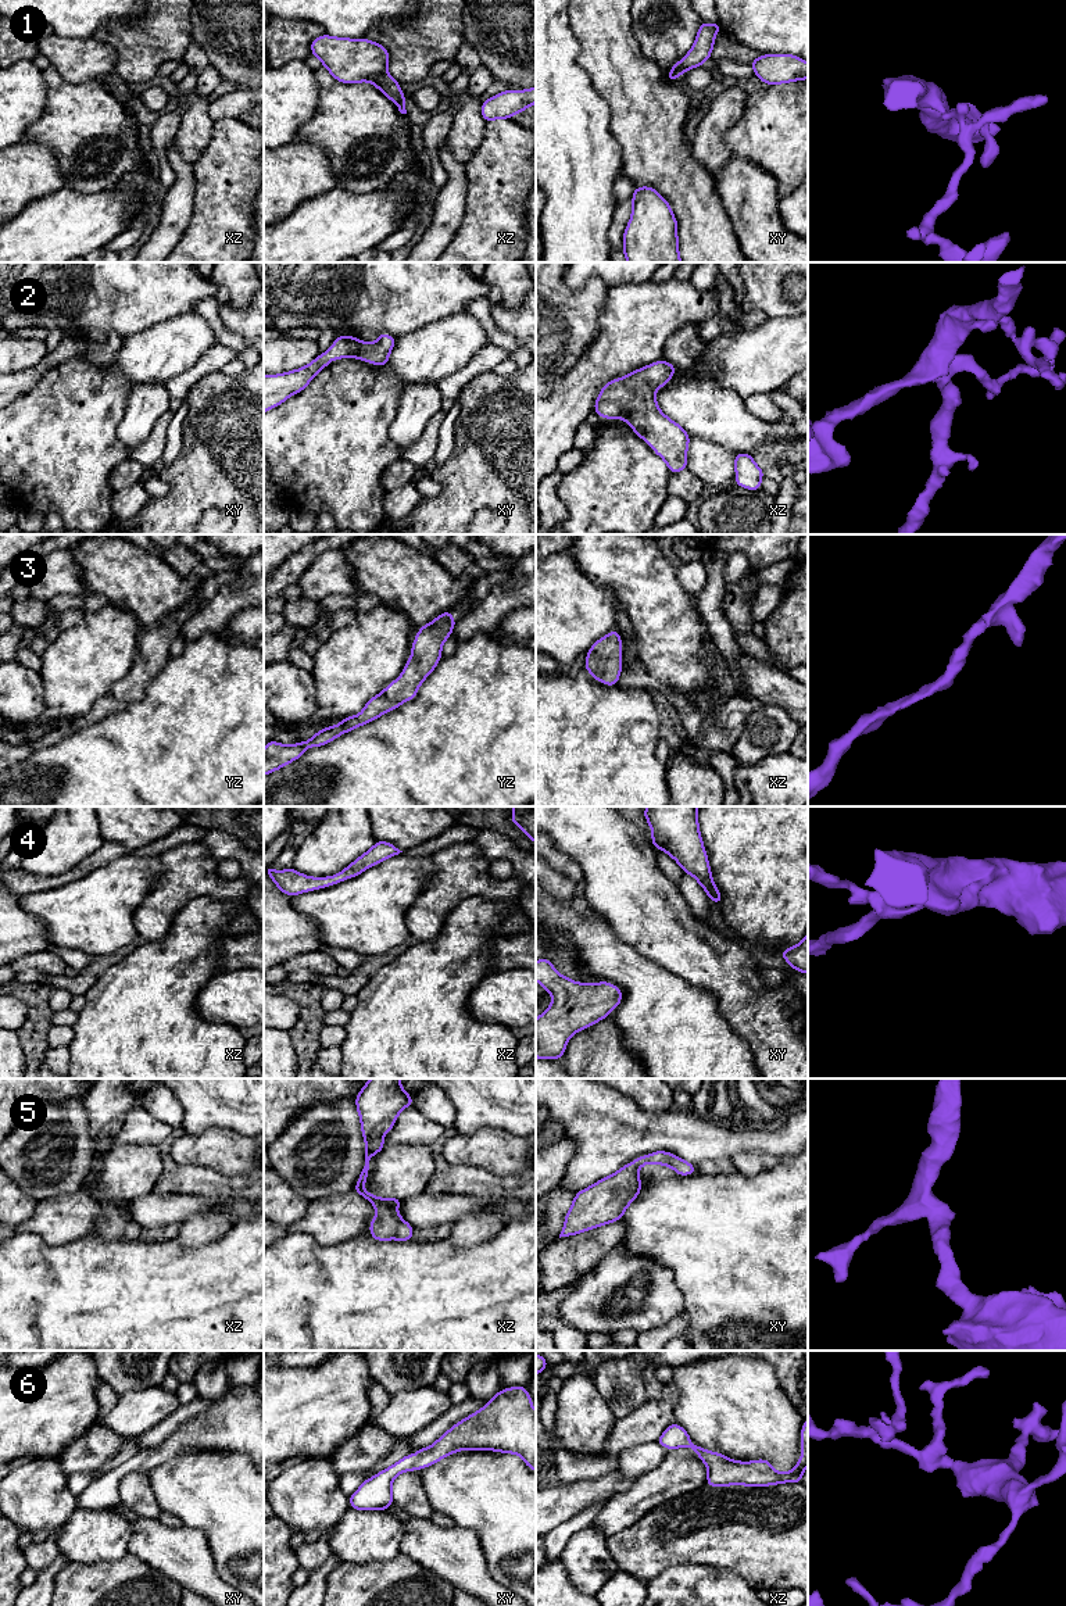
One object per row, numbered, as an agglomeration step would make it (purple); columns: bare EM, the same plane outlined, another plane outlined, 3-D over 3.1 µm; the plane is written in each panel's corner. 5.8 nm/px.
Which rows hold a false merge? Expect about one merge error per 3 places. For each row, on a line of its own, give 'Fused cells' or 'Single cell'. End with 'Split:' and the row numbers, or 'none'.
1: Fused cells
2: Single cell
3: Single cell
4: Single cell
5: Single cell
6: Single cell
Split: 1

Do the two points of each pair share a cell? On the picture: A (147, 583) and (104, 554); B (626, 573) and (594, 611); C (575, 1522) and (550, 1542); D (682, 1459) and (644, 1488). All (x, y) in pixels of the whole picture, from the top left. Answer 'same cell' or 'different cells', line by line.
A: same cell
B: different cells
C: same cell
D: same cell

